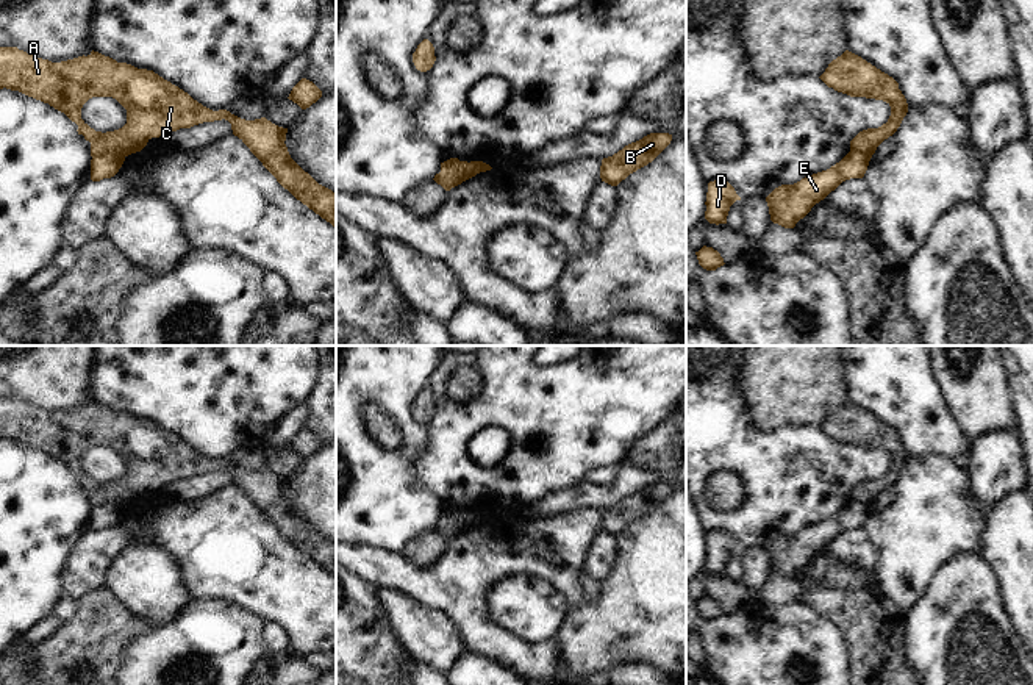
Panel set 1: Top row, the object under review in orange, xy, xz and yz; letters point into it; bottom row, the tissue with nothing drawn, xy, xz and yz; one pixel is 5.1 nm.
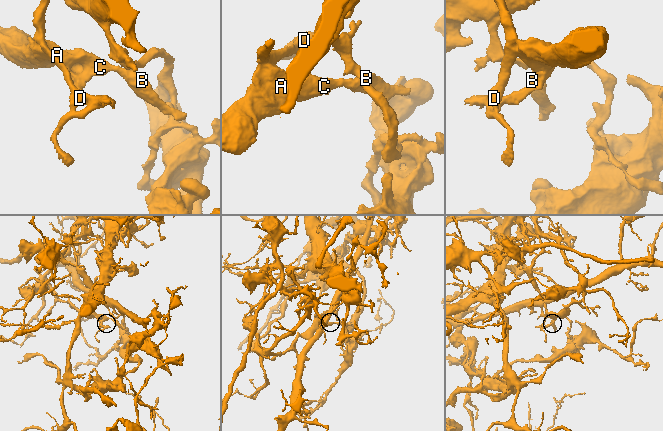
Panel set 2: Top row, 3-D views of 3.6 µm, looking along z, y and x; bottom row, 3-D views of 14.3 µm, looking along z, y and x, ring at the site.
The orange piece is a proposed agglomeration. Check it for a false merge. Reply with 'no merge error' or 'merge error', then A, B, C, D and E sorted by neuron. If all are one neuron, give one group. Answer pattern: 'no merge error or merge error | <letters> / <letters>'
merge error | A B C / D E

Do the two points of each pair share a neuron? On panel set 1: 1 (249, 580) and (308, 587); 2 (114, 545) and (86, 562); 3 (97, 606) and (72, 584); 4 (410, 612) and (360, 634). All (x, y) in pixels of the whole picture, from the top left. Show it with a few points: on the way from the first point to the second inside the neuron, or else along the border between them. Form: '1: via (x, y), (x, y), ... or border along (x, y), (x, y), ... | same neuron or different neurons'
1: via (263, 580), (294, 587) | same neuron
2: via (108, 545), (92, 555) | same neuron
3: border along (102, 587), (86, 591), (75, 599) | different neurons
4: border along (375, 590), (389, 631), (407, 654) | different neurons

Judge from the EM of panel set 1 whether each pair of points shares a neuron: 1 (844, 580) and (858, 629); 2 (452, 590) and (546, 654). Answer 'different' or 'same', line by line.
1: different
2: same

